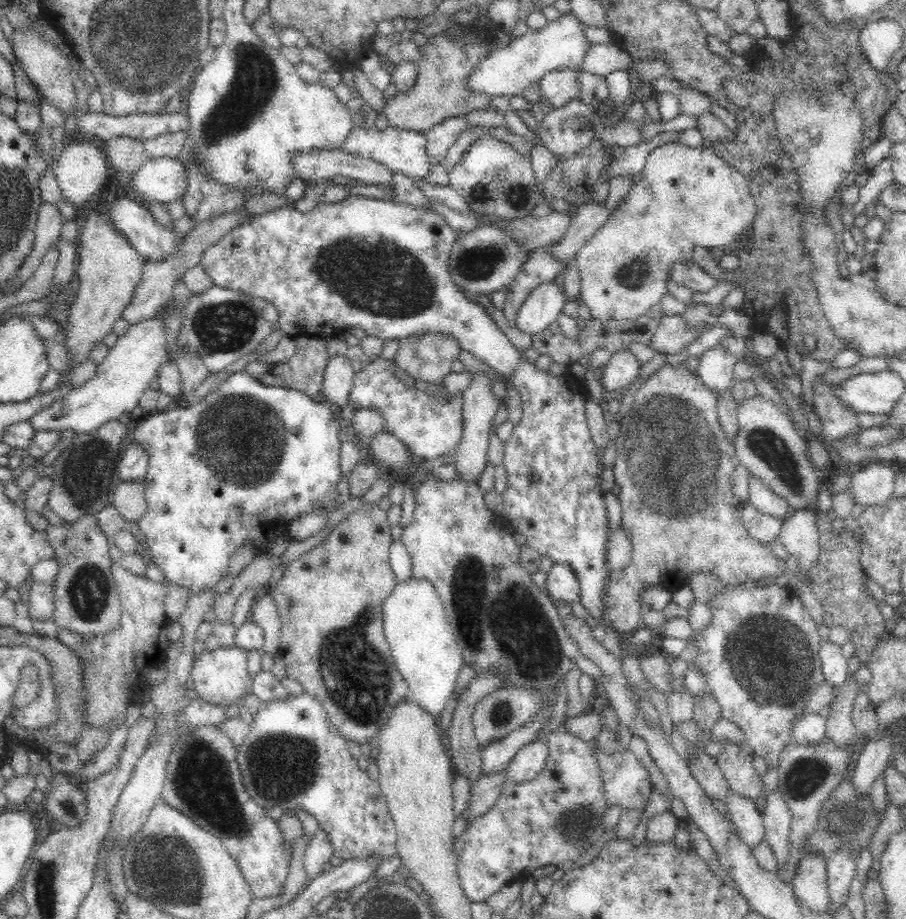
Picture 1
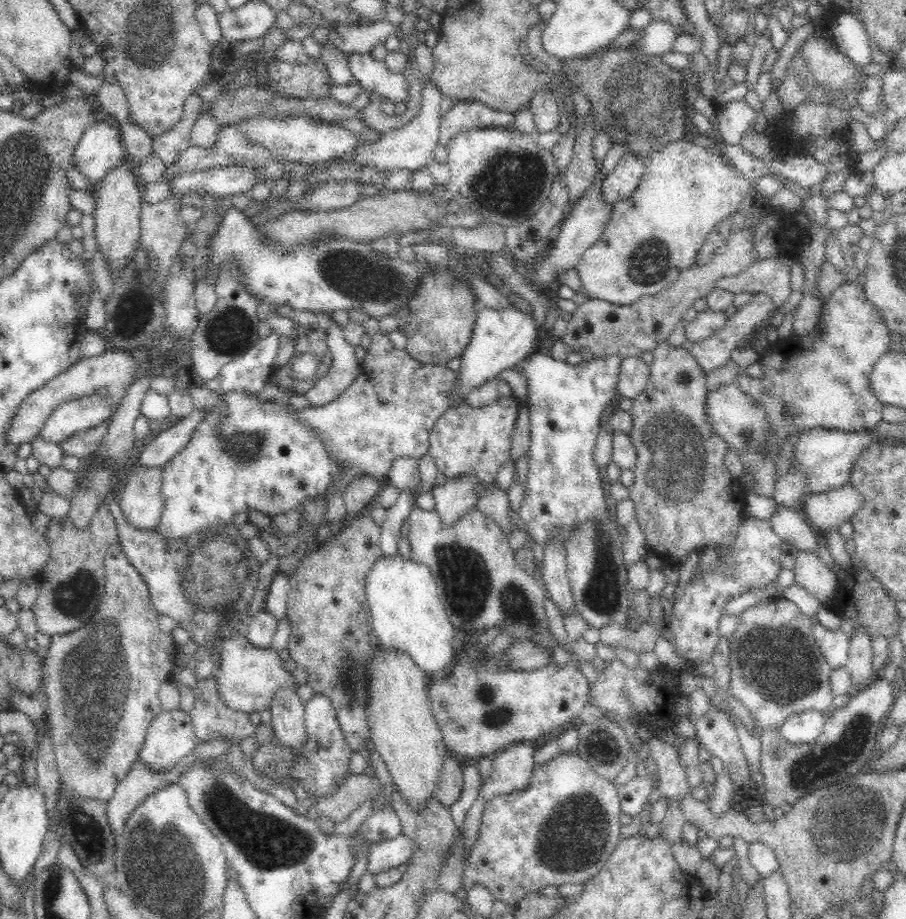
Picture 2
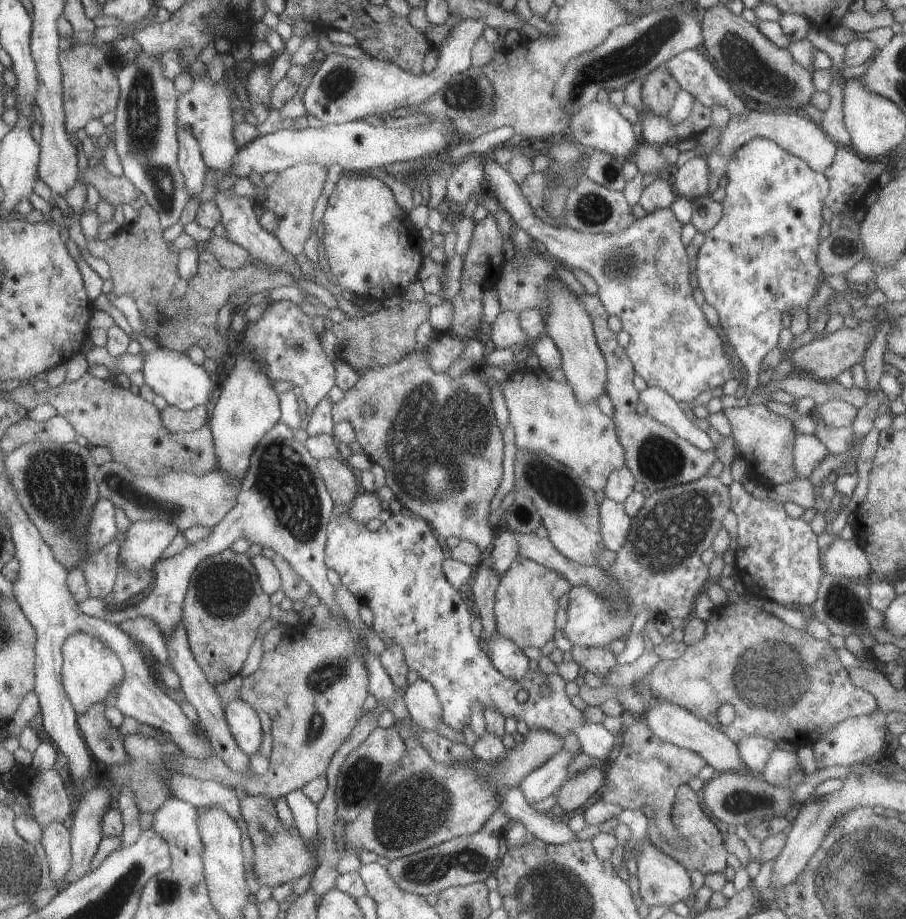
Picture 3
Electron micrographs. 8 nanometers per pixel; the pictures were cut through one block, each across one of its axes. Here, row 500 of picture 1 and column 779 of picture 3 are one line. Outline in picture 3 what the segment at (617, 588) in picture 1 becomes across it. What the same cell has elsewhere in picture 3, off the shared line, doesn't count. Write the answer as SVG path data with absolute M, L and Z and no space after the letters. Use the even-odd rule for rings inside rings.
M742 602L715 608L705 622L706 636L698 644L687 646L683 656L676 660L660 660L652 672L636 682L636 690L648 684L651 699L688 708L694 716L711 723L734 743L742 736L758 736L772 741L788 740L799 748L810 746L836 724L853 717L870 716L878 710L874 696L852 684L848 669L841 664L837 650L828 639L816 639L804 630L788 626L764 609ZM724 704L730 704L736 713L728 726L719 724L716 716Z

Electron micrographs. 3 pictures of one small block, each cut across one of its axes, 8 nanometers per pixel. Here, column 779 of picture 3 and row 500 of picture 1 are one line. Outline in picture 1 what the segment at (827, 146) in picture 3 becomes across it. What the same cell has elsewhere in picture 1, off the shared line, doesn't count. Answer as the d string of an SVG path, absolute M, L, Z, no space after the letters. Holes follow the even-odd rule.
M142 481L118 482L114 485L113 503L126 522L138 522L146 512L146 490Z

